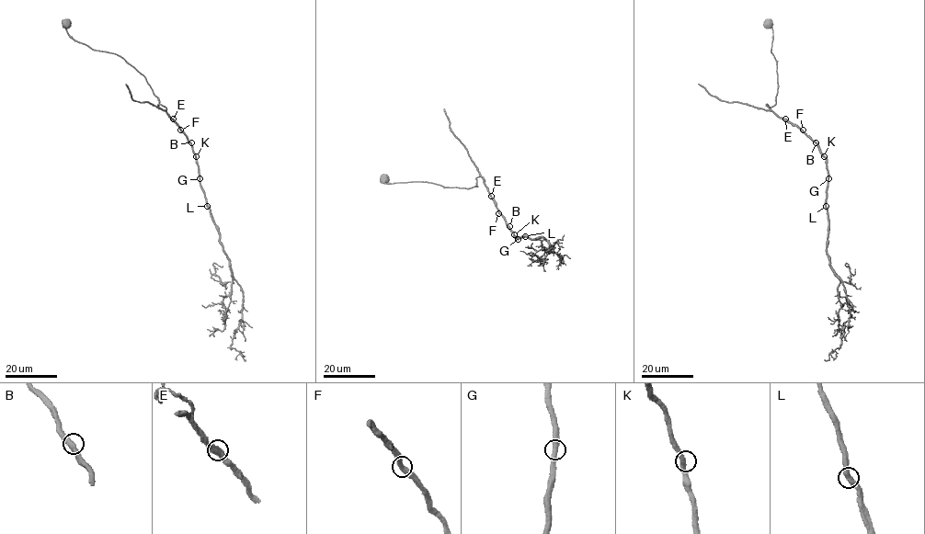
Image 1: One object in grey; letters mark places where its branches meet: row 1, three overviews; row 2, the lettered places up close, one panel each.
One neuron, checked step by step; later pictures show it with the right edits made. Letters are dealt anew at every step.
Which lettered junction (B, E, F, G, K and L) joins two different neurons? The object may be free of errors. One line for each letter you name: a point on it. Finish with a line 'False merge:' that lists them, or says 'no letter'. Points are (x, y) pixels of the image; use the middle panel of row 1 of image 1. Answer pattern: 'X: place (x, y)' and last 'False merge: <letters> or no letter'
False merge: no letter

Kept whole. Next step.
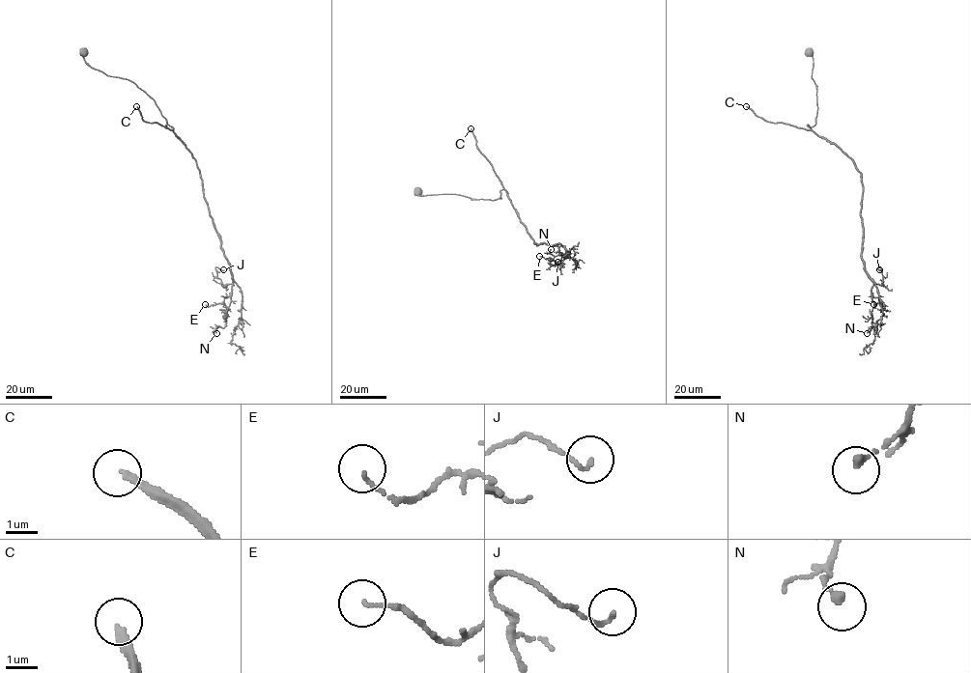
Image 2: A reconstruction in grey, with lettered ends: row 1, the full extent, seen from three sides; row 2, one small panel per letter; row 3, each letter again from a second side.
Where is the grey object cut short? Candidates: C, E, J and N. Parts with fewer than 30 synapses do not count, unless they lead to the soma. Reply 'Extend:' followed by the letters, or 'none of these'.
Extend: C

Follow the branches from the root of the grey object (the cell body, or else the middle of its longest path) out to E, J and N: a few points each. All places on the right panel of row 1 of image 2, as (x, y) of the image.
E: (809, 51), (817, 109), (816, 123), (807, 126), (838, 146), (860, 174), (862, 259), (878, 299), (873, 304)
J: (809, 51), (817, 109), (807, 126), (860, 174), (862, 259), (883, 284), (879, 269)
N: (809, 51), (817, 109), (816, 123), (807, 126), (838, 146), (860, 174), (862, 259), (874, 303), (867, 333)

